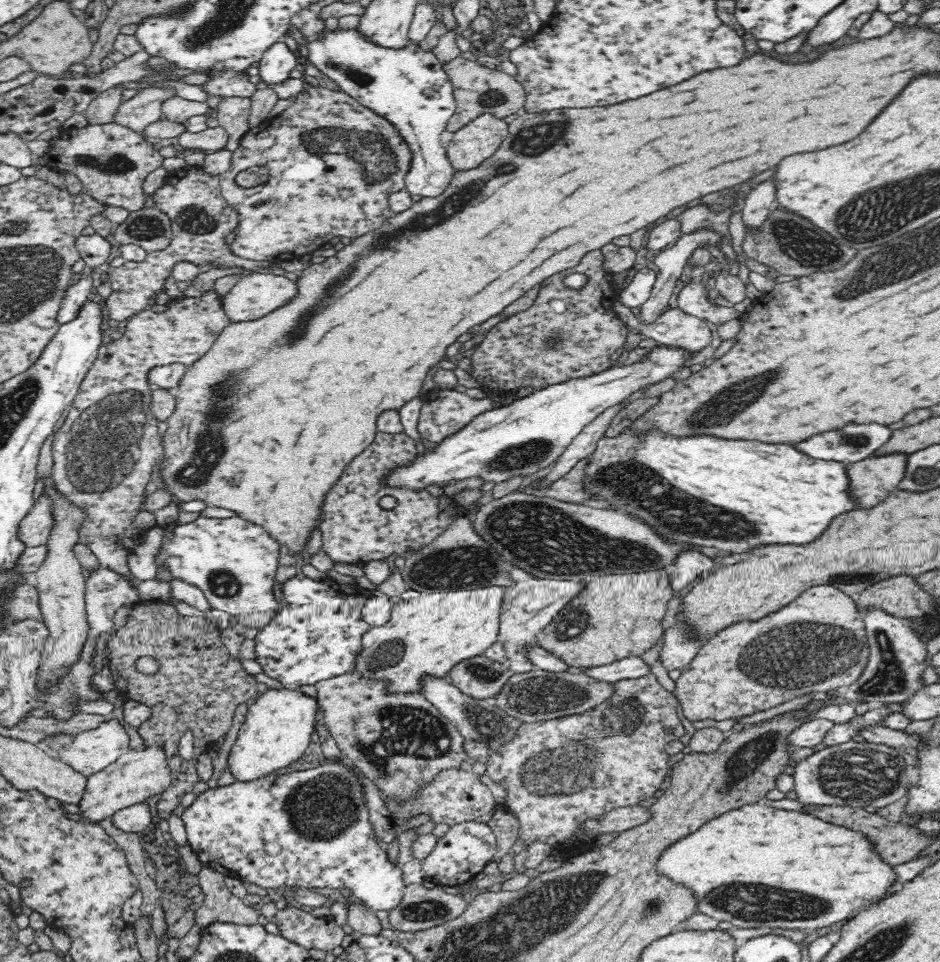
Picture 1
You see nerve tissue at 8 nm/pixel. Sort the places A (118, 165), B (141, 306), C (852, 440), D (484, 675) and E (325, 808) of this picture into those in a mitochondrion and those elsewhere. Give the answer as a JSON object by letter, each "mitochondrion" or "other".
{"A":"mitochondrion","B":"other","C":"mitochondrion","D":"mitochondrion","E":"mitochondrion"}

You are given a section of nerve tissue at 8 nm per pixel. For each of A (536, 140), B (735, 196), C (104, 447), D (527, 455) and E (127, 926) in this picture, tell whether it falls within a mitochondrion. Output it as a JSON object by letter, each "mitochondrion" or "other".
{"A":"mitochondrion","B":"other","C":"mitochondrion","D":"mitochondrion","E":"other"}

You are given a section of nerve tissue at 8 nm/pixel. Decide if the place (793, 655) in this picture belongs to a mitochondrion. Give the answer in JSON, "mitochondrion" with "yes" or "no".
{"mitochondrion":"yes"}

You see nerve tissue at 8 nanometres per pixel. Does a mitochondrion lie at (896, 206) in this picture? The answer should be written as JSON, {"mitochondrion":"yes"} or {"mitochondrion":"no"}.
{"mitochondrion":"yes"}

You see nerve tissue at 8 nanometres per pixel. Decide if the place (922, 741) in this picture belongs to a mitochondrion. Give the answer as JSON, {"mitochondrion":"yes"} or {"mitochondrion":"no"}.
{"mitochondrion":"no"}

